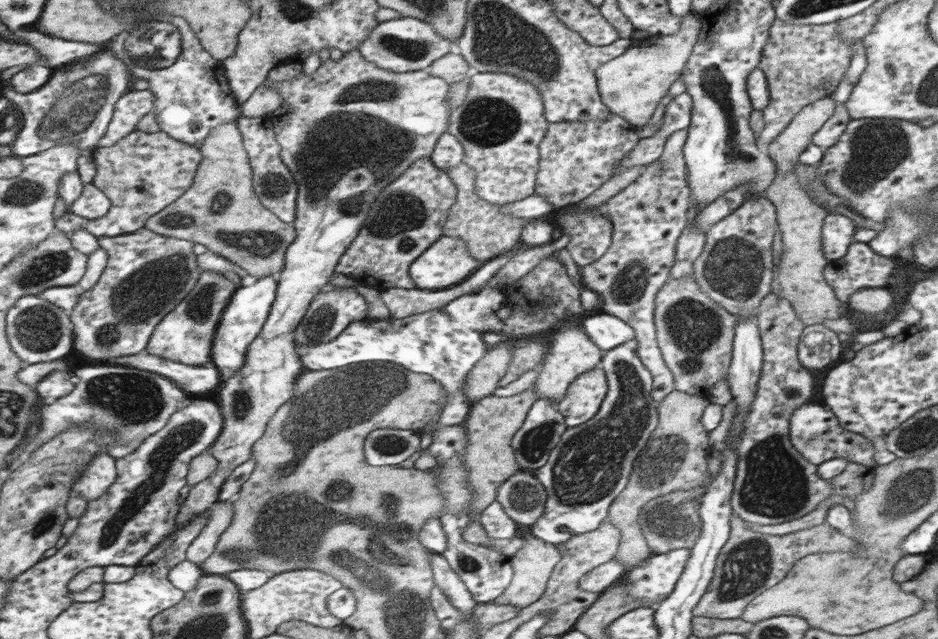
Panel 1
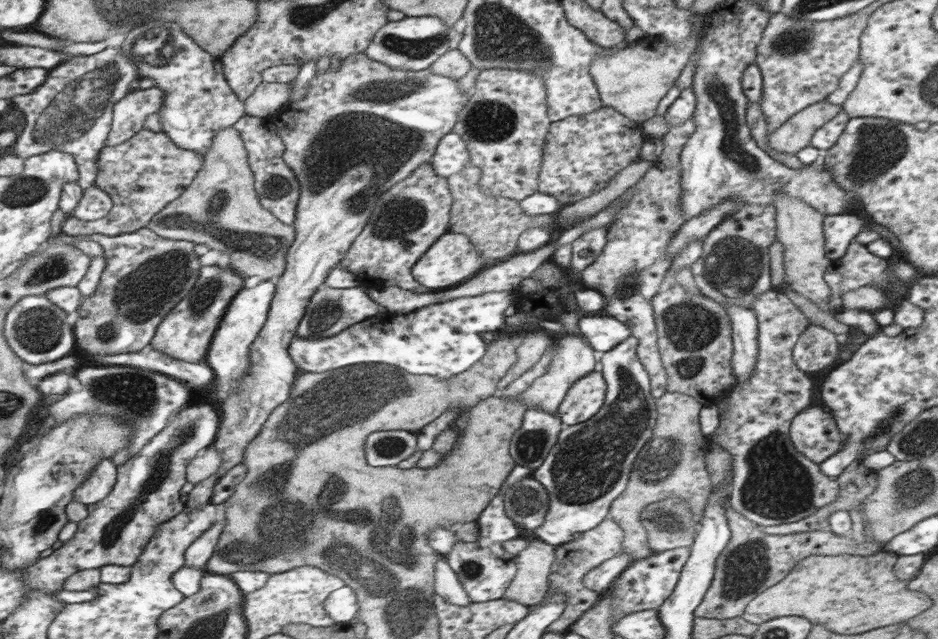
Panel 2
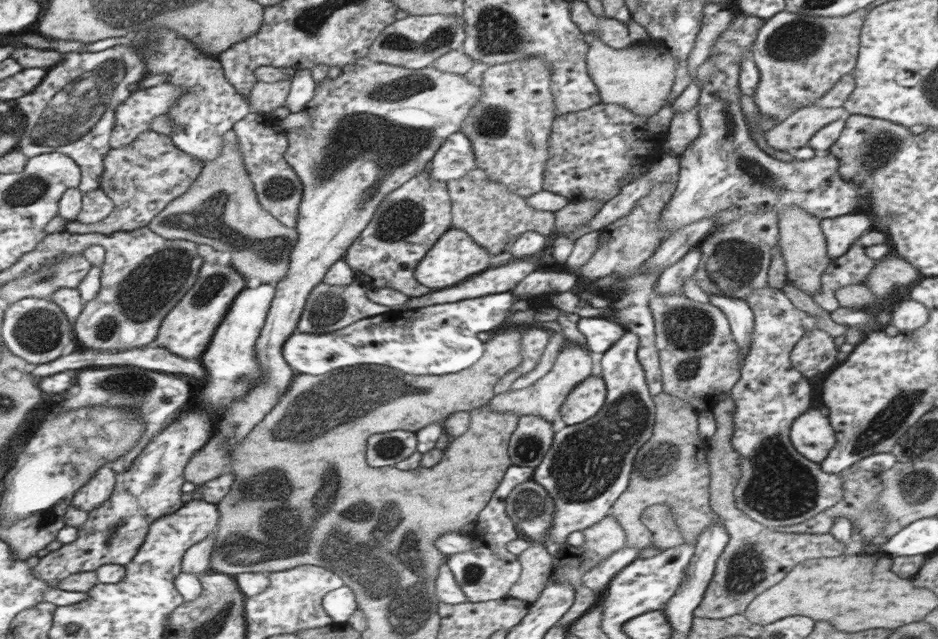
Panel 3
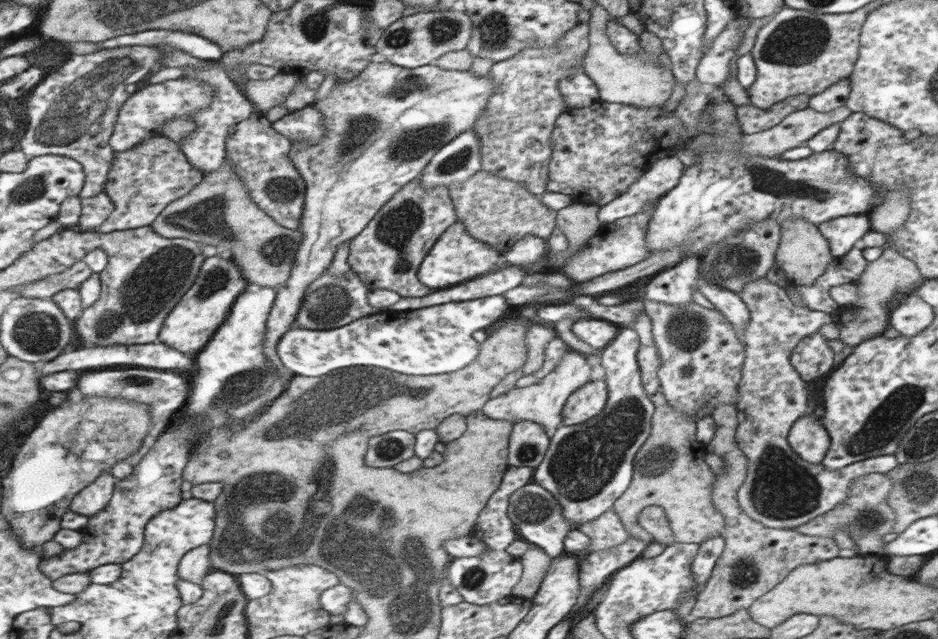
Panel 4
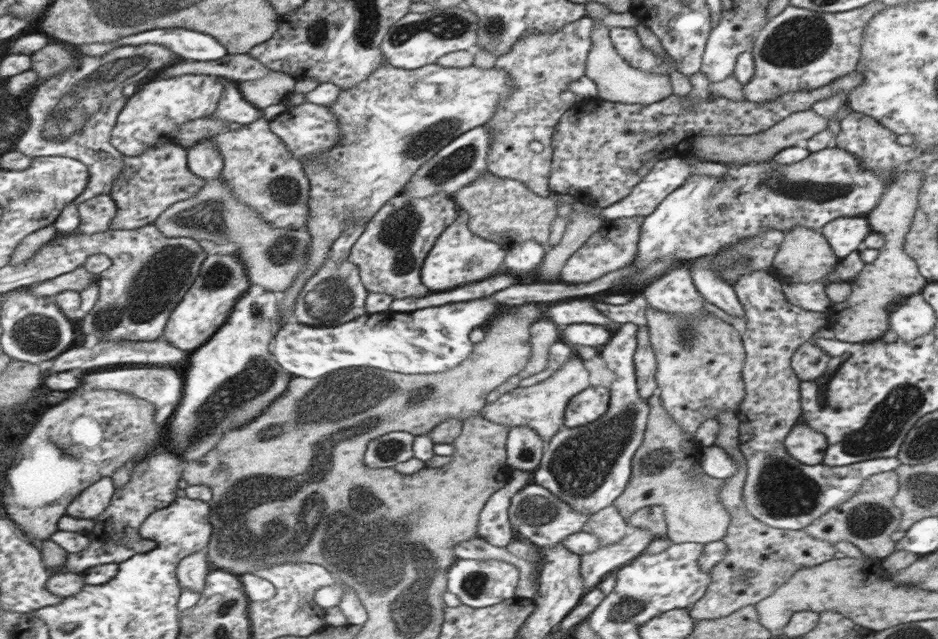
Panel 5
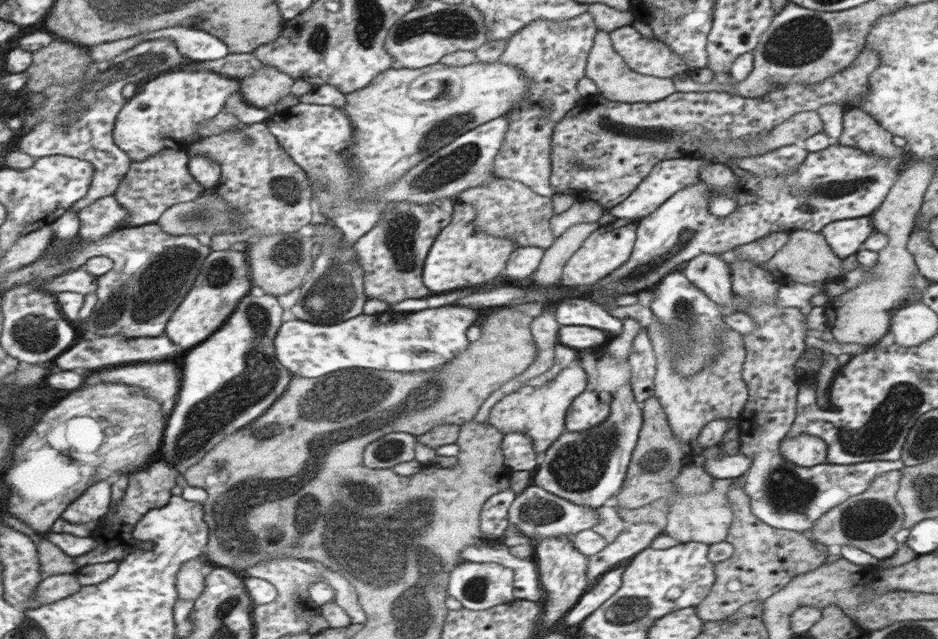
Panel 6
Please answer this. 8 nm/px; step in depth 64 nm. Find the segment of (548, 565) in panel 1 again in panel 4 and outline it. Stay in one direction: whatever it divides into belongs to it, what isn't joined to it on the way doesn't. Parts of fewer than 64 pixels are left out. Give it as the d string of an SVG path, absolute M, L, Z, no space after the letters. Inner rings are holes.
M533 546L519 560L523 564L523 576L521 576L519 584L513 588L513 596L531 600L537 594L537 590L545 578L545 572L551 564L551 556L545 554L545 550L539 550Z

